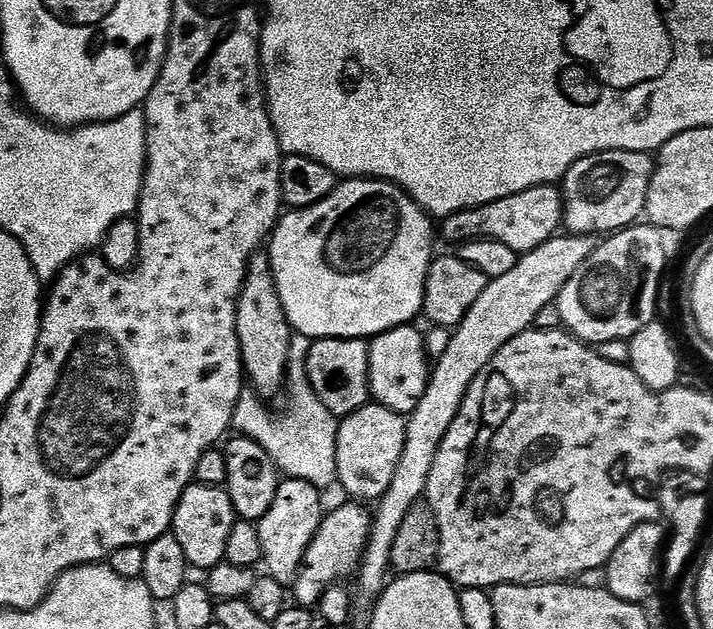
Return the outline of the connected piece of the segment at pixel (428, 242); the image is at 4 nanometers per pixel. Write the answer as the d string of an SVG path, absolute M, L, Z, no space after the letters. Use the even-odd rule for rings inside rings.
M348 178L337 183L336 189L322 202L309 208L288 210L281 215L277 225L270 233L270 243L266 248L268 261L272 263L272 273L280 301L288 323L292 326L293 333L309 336L309 341L317 340L362 340L373 336L380 336L391 328L403 328L411 325L417 315L421 315L424 306L424 287L428 277L428 268L432 265L434 251L432 252L432 224L433 217L424 209L416 205L415 200L388 180L370 180L367 178Z

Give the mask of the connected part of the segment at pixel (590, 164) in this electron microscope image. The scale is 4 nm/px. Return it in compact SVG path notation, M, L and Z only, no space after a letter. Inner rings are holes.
M597 152L574 162L562 181L563 227L577 236L593 238L633 227L645 215L654 167L646 164L654 164L647 152Z

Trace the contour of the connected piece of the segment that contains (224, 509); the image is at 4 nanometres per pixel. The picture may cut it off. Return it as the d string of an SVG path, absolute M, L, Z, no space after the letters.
M193 482L178 502L170 532L178 538L189 565L193 569L207 570L225 563L226 538L230 538L230 530L236 525L237 519L227 487Z

